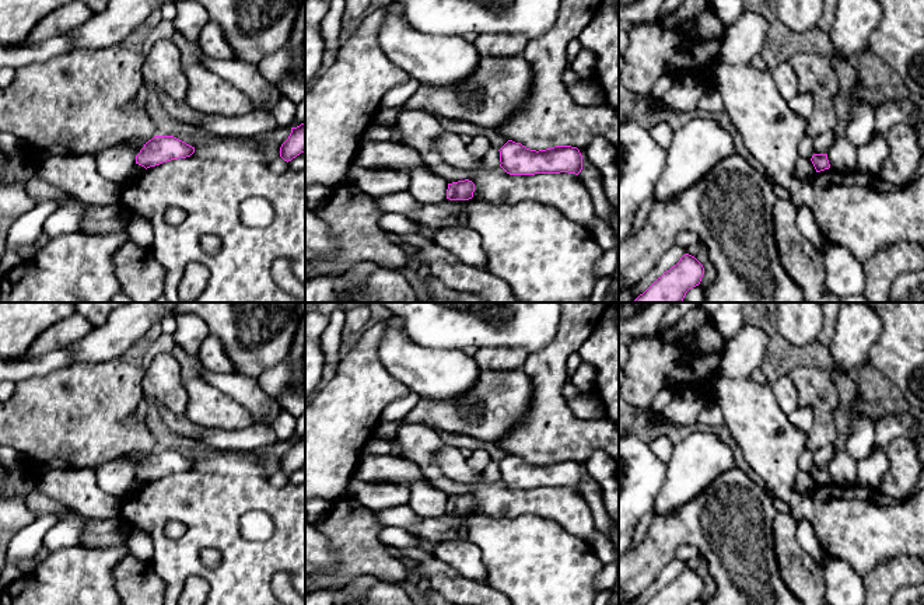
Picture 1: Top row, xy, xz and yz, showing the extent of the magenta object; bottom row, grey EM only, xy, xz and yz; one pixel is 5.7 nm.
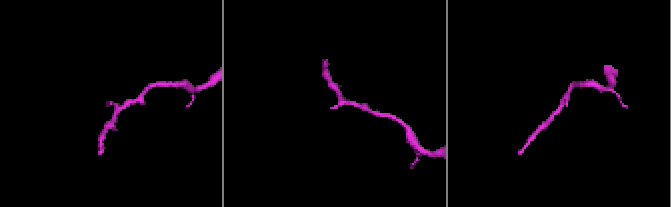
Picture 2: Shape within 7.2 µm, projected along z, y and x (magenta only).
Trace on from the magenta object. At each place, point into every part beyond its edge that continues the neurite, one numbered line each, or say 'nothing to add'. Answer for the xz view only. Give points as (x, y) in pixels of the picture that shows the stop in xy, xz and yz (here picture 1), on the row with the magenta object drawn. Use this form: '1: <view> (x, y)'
nothing to add

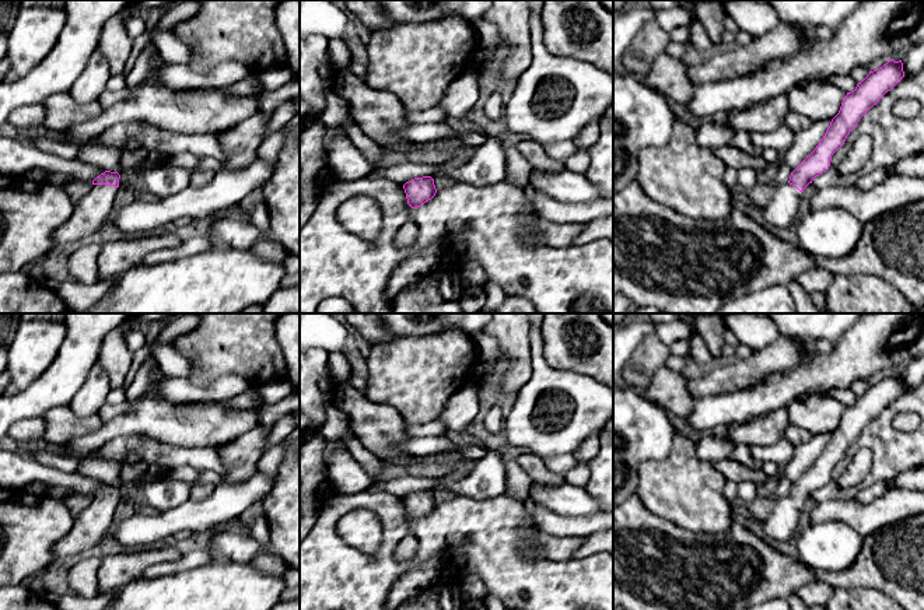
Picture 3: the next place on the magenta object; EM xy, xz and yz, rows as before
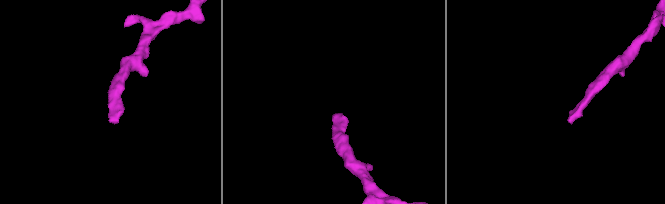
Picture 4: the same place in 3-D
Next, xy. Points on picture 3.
1: xy (95, 209)

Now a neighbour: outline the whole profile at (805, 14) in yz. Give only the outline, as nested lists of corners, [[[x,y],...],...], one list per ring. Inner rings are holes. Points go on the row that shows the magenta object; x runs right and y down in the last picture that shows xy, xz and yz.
[[[769,0],[780,22],[799,29],[805,36],[813,36],[816,27],[837,29],[858,7],[861,0]]]

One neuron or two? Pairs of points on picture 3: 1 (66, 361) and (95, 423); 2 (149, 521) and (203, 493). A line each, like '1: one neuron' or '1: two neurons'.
1: two neurons
2: two neurons

